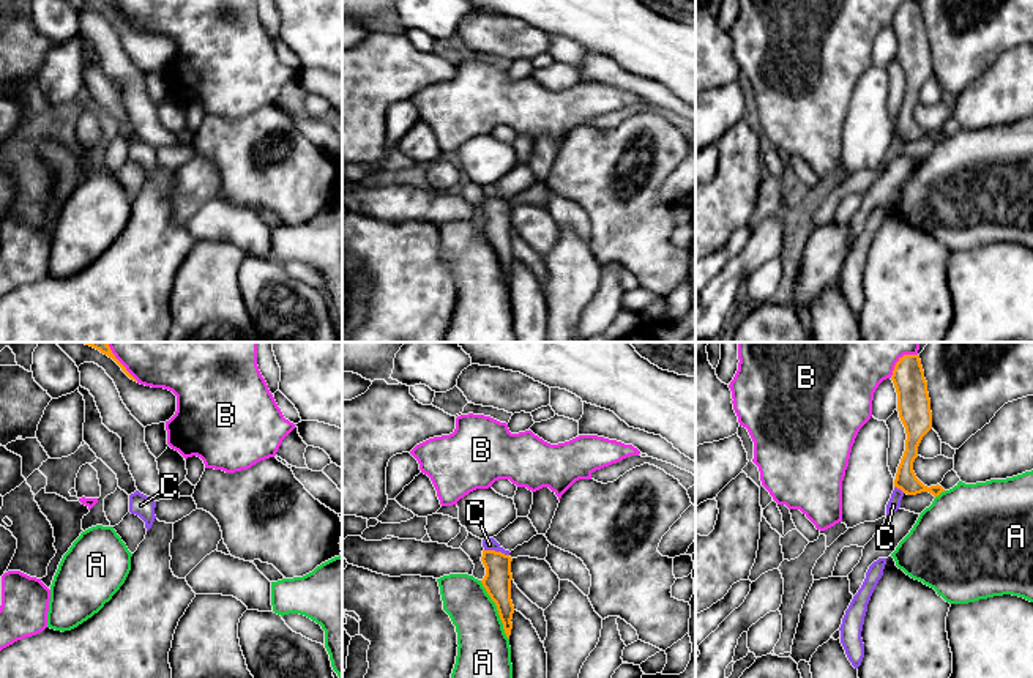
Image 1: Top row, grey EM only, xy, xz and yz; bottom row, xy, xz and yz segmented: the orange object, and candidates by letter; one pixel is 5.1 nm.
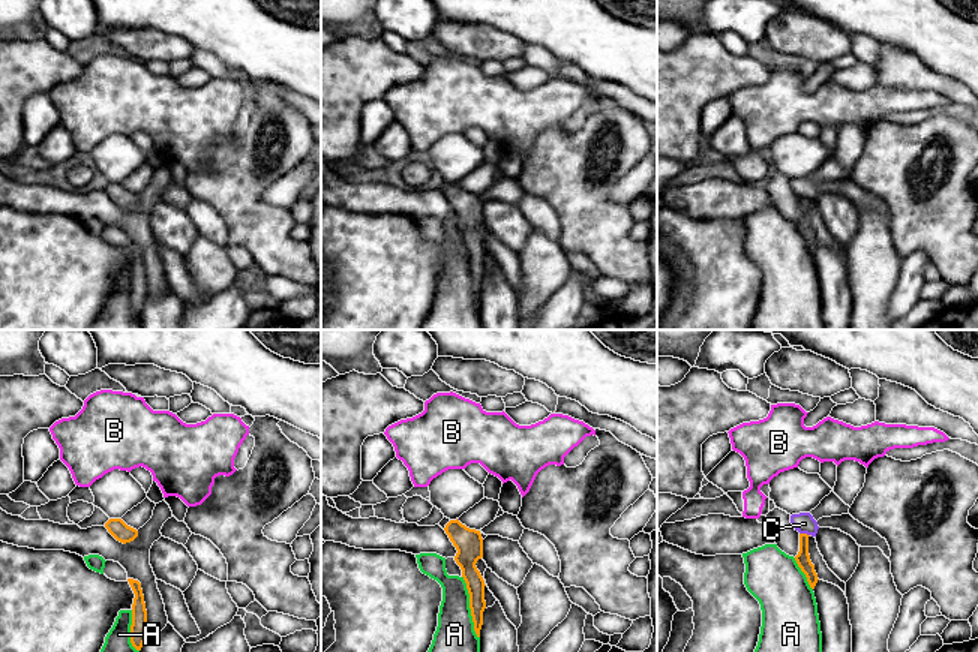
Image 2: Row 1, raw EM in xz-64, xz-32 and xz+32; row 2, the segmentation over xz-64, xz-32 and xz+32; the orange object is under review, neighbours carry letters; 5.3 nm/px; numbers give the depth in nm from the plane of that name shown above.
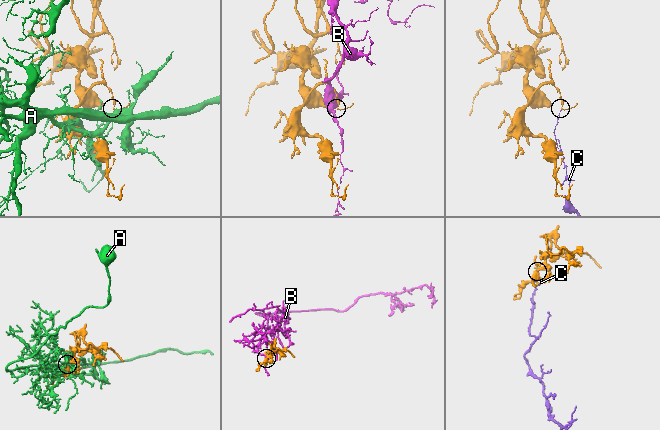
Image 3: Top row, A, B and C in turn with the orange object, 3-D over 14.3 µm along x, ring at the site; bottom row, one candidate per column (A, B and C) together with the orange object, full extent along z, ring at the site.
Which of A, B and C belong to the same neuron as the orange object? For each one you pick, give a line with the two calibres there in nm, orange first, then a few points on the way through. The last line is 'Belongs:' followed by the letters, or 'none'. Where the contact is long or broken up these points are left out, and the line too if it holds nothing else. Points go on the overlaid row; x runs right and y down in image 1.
Belongs: none

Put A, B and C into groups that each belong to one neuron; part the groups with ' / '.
A / B / C

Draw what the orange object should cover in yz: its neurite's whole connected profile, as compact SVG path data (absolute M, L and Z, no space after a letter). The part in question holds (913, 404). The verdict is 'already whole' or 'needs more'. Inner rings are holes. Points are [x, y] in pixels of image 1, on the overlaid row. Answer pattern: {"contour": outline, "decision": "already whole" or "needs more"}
{"contour": "M904 355L899 358L891 380L897 393L899 418L907 434L905 451L897 467L894 487L907 495L929 492L938 497L945 489L938 484L924 486L913 471L918 446L923 437L932 429L930 399L919 355Z", "decision": "already whole"}

